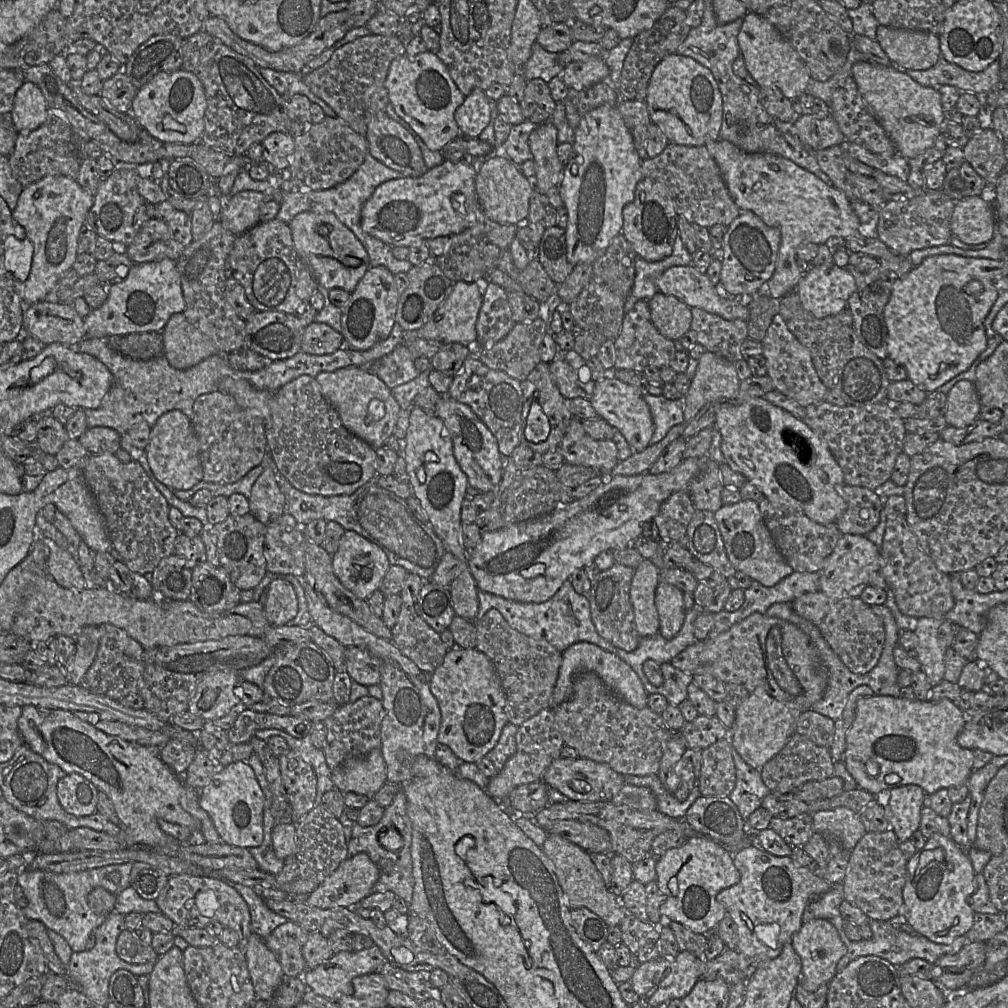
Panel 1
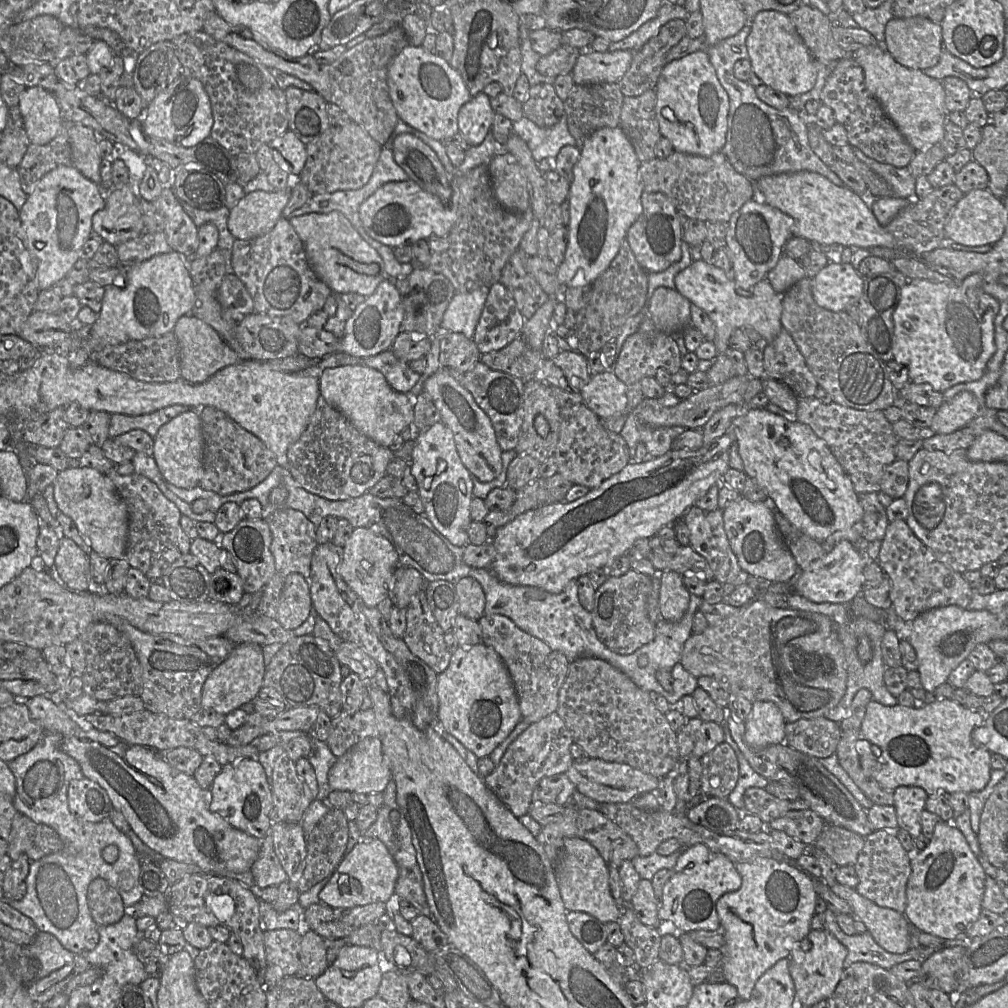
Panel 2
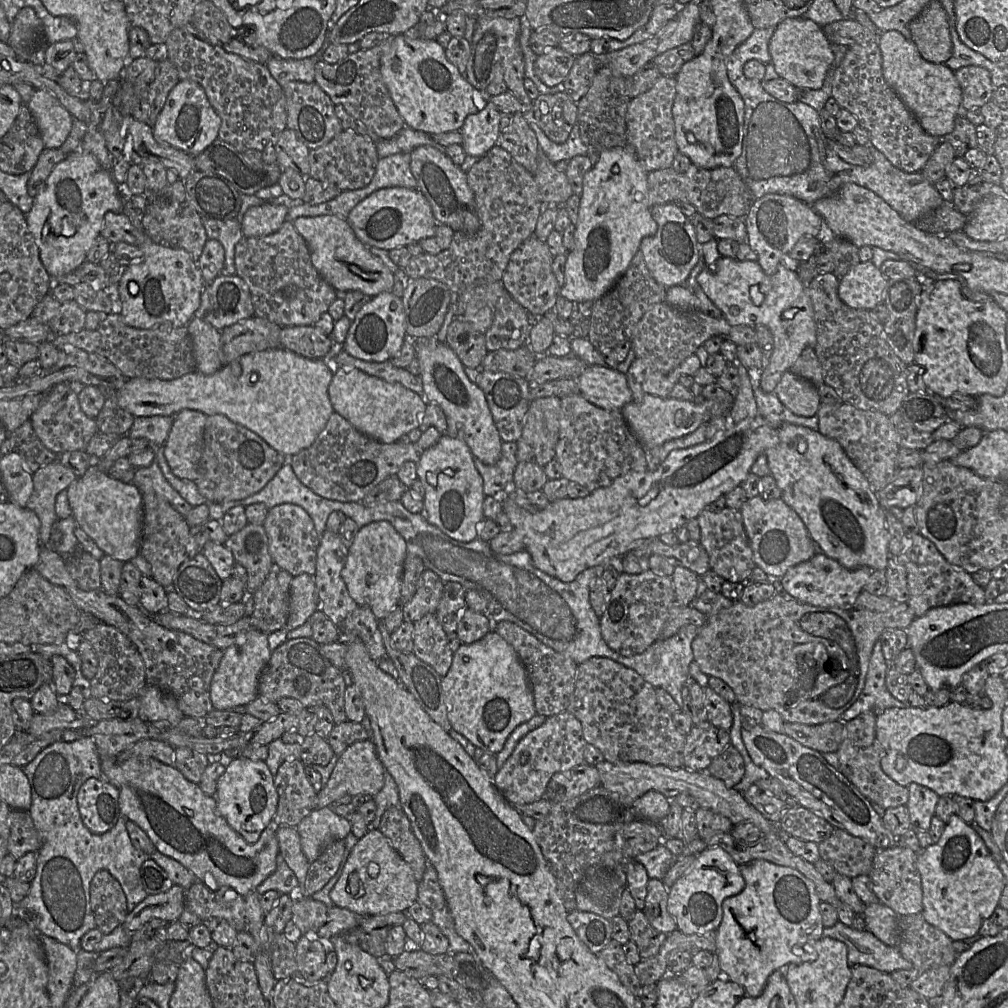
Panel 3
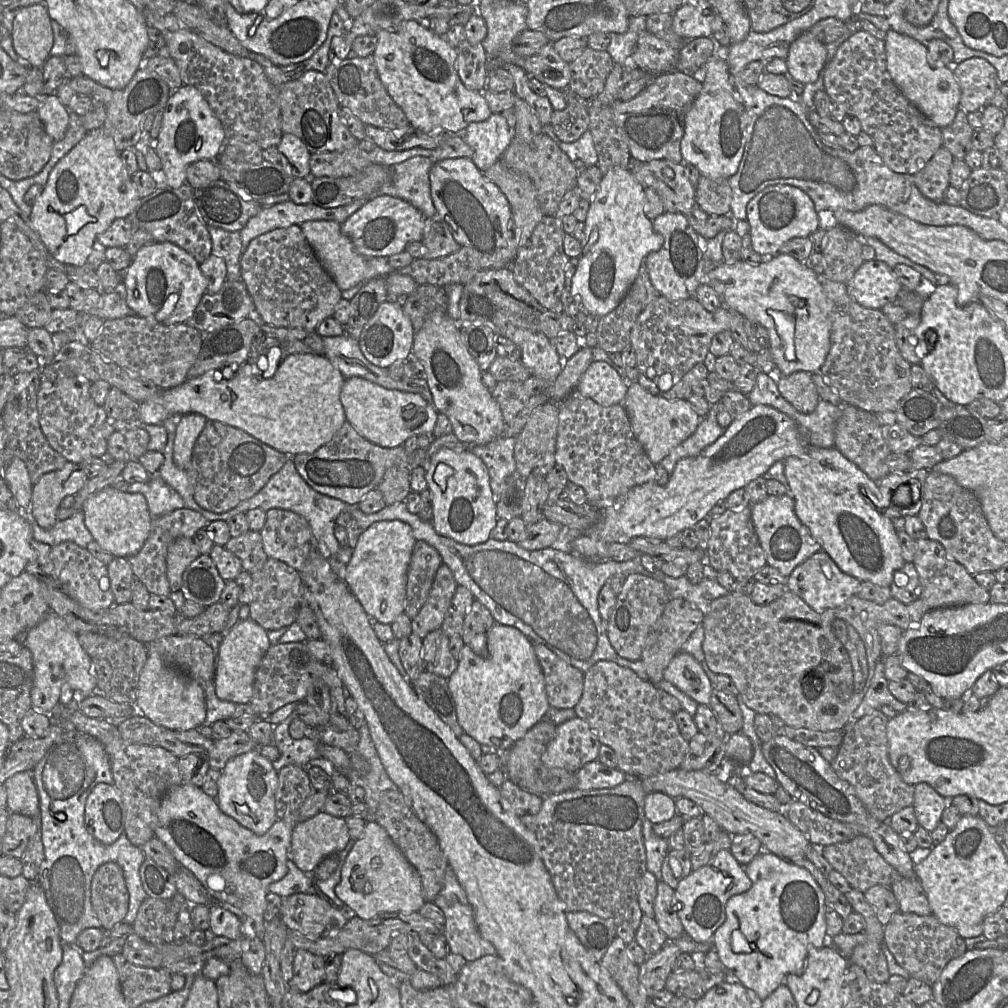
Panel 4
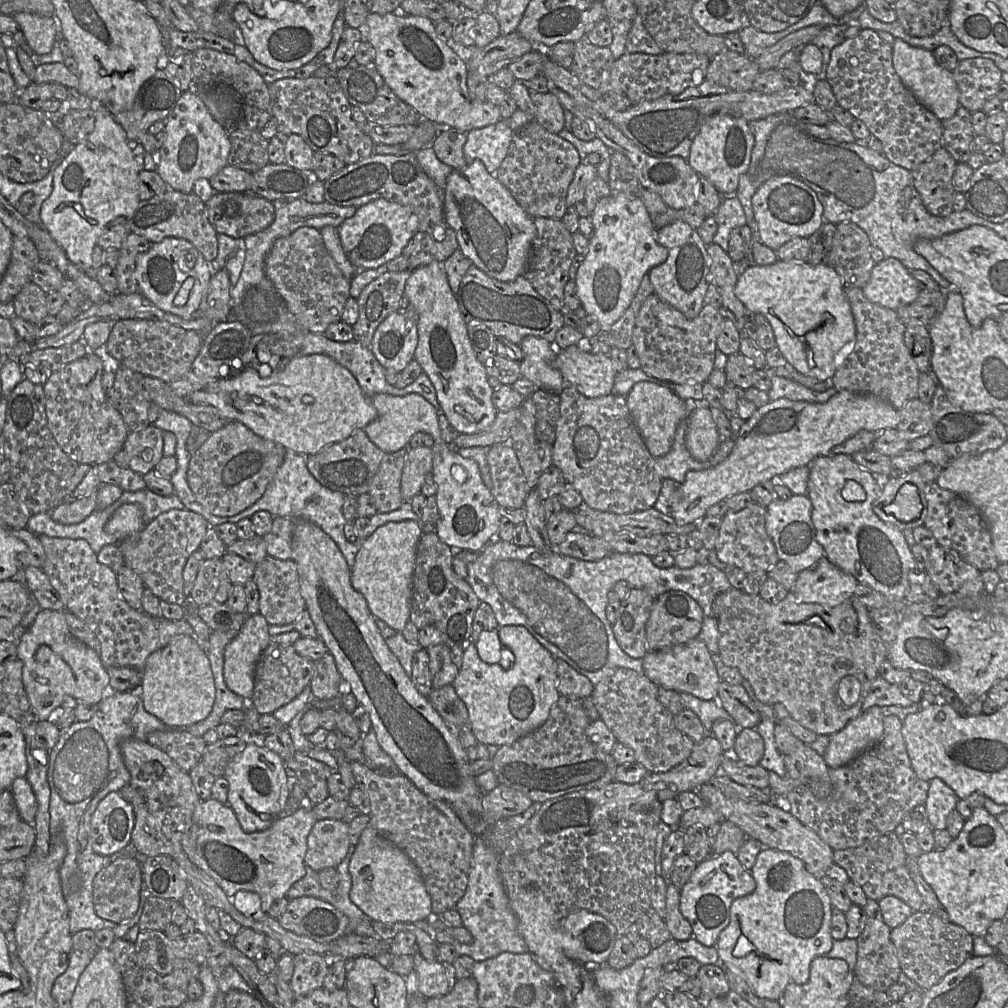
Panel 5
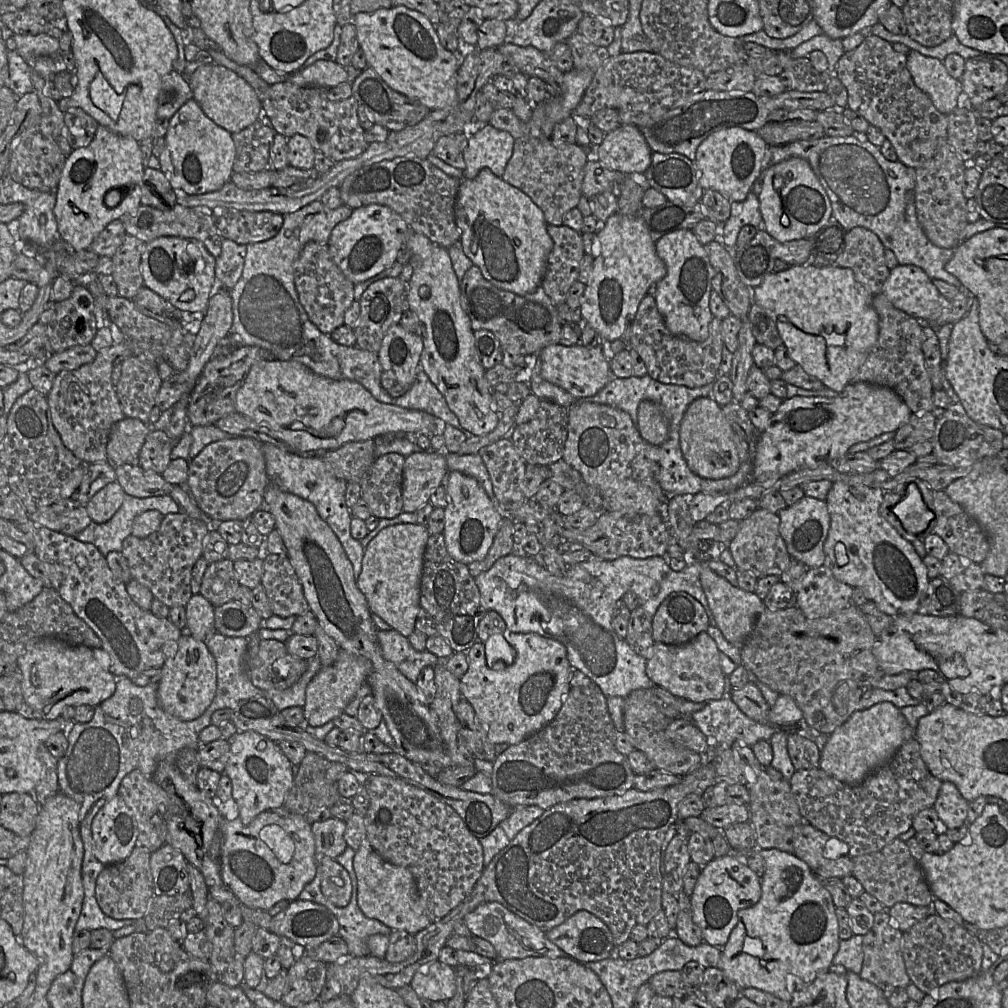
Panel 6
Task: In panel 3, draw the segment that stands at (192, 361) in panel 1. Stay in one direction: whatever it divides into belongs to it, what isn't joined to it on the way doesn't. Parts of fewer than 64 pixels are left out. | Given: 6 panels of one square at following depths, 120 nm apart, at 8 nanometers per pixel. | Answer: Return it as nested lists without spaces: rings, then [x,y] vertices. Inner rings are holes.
[[[195,316],[187,328],[192,338],[197,371],[211,375],[220,370],[223,367],[221,331]]]

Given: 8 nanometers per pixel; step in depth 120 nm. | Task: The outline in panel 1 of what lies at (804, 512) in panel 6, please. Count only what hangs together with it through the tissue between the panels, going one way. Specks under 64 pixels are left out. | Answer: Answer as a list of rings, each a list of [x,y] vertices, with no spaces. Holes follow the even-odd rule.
[[[742,499],[735,504],[722,505],[714,512],[714,518],[728,558],[737,571],[744,572],[753,580],[768,587],[776,585],[794,571],[775,544],[756,501]]]

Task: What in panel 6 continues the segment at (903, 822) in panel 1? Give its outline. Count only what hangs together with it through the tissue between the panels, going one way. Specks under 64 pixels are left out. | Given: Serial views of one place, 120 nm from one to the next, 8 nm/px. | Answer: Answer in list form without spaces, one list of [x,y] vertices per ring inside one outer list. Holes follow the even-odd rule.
[[[944,781],[933,809],[947,829],[954,829],[966,824],[968,805],[969,802],[963,798],[957,787]]]

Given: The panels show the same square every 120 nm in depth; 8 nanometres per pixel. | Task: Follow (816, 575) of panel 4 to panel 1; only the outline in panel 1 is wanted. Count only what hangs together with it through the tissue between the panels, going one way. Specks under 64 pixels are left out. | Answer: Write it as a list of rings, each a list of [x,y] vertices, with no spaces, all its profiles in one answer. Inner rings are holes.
[[[842,534],[834,550],[820,571],[820,590],[831,598],[860,597],[862,591],[870,585],[871,575],[881,569],[880,548],[872,543],[865,535]]]

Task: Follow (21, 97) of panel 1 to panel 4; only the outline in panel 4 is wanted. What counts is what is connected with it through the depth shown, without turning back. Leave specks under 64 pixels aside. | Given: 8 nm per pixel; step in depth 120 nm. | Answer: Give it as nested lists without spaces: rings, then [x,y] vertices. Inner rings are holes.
[[[55,94],[41,97],[36,112],[54,143],[62,140],[68,128],[70,115],[69,109],[59,98]]]

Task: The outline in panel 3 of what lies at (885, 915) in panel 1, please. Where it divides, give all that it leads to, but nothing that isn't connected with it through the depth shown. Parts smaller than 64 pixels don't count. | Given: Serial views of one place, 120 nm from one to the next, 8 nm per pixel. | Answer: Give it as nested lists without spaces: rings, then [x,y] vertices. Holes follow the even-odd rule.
[[[898,839],[892,848],[876,848],[872,869],[869,873],[871,888],[880,903],[891,908],[898,916],[915,915],[923,910],[921,878],[917,869],[917,855]]]

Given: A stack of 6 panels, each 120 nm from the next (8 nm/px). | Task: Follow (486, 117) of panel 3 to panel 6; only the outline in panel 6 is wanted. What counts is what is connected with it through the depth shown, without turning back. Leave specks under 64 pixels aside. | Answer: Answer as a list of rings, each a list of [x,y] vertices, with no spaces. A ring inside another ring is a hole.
[[[485,124],[468,139],[468,145],[463,152],[466,164],[464,178],[475,178],[483,168],[502,177],[513,154],[514,142],[515,139],[508,132]]]

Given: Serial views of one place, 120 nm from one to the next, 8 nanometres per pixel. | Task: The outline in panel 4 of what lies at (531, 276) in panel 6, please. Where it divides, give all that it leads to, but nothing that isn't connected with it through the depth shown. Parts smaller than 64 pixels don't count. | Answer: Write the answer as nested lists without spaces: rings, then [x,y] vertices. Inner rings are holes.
[[[459,157],[435,162],[429,172],[435,219],[447,223],[460,247],[474,250],[482,269],[509,266],[519,249],[513,231],[509,202],[497,185],[489,181],[471,158]]]

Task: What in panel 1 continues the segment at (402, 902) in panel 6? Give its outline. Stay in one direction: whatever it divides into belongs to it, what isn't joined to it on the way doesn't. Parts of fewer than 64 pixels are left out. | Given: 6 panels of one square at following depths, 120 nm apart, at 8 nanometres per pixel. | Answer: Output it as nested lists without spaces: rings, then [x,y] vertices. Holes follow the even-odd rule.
[[[362,852],[347,857],[337,869],[307,895],[304,902],[320,909],[354,908],[361,899],[372,893],[380,871]]]

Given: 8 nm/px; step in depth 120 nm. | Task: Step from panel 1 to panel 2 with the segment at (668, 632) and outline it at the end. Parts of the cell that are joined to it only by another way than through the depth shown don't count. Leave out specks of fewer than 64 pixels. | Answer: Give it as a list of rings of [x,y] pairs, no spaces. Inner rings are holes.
[[[673,571],[659,573],[659,607],[661,619],[676,623],[685,615],[690,593],[683,584],[683,575]]]

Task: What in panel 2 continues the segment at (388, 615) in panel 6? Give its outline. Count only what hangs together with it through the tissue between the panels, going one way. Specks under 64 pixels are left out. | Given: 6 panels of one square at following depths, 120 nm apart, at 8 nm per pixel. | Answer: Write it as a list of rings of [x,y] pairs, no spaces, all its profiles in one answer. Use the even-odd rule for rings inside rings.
[[[354,528],[345,546],[339,549],[339,555],[339,575],[366,606],[376,608],[388,597],[389,581],[396,567],[400,565],[399,555],[391,541],[368,528]]]

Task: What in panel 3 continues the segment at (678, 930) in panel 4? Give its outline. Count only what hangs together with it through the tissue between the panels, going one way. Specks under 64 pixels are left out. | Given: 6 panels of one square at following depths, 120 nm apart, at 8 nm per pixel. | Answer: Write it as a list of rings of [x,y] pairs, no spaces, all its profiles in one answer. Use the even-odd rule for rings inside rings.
[[[649,879],[643,913],[659,932],[670,934],[677,930],[675,919],[667,909],[669,889],[662,880]]]

